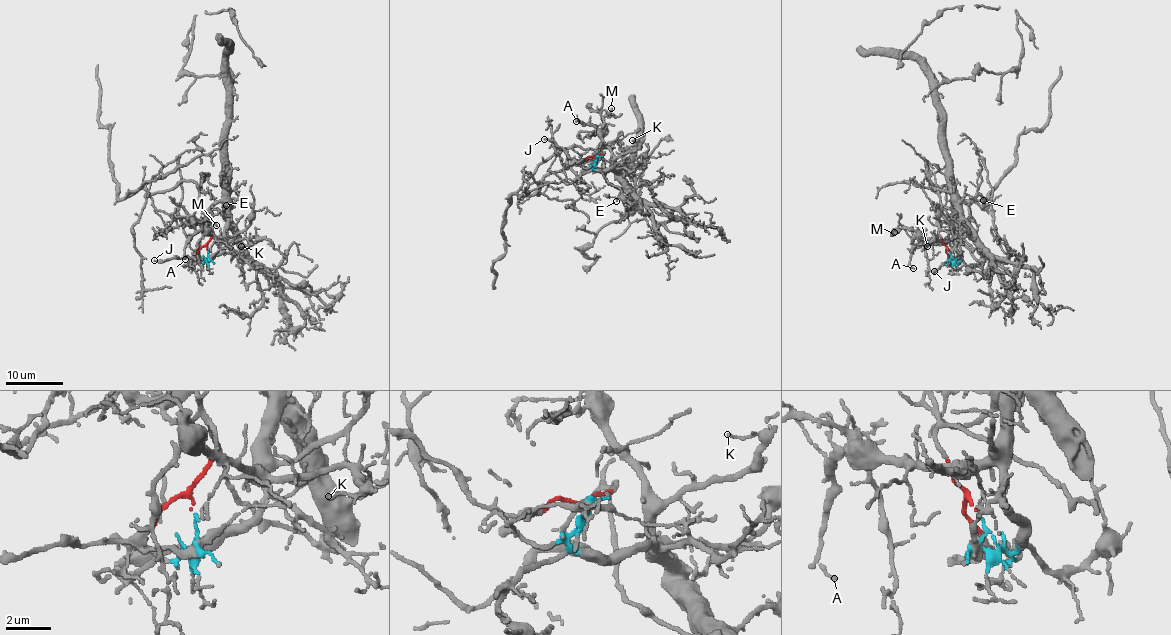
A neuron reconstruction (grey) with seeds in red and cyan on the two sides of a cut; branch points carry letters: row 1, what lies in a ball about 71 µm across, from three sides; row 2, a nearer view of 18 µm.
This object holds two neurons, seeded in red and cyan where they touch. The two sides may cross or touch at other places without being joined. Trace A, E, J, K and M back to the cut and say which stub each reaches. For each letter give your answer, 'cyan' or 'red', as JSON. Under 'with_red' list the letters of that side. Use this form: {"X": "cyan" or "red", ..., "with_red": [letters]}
{"A": "cyan", "E": "cyan", "J": "red", "K": "cyan", "M": "cyan", "with_red": ["J"]}

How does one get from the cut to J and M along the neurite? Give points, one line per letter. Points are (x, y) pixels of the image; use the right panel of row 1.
J: (949, 251), (946, 249), (952, 261), (933, 270)
M: (949, 252), (958, 261), (959, 255), (953, 240), (931, 241), (909, 228), (896, 228), (898, 230), (894, 233)

